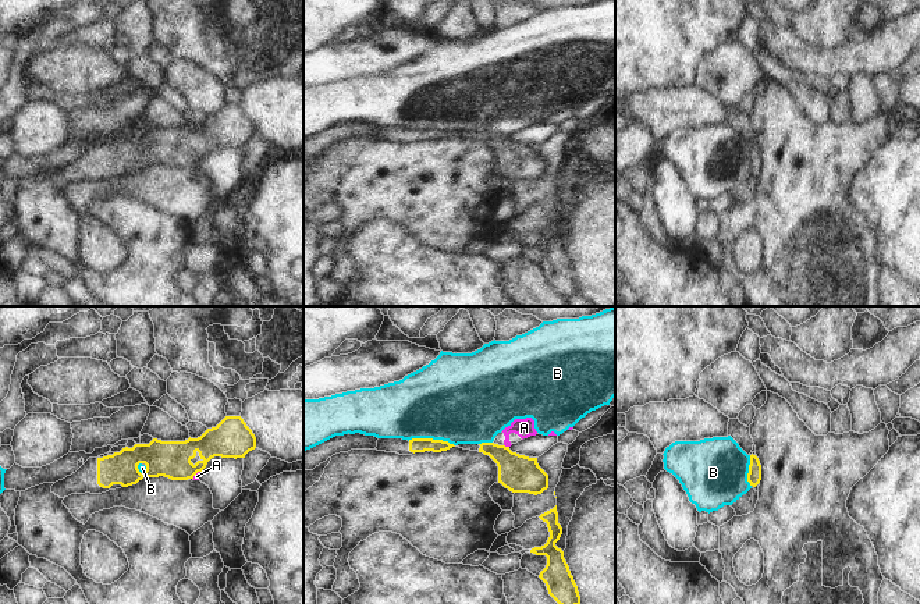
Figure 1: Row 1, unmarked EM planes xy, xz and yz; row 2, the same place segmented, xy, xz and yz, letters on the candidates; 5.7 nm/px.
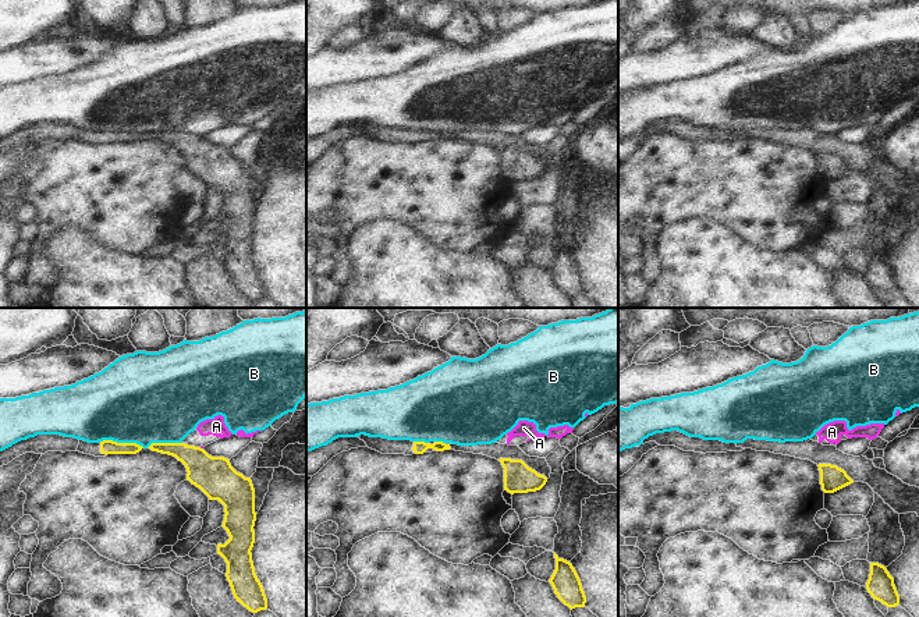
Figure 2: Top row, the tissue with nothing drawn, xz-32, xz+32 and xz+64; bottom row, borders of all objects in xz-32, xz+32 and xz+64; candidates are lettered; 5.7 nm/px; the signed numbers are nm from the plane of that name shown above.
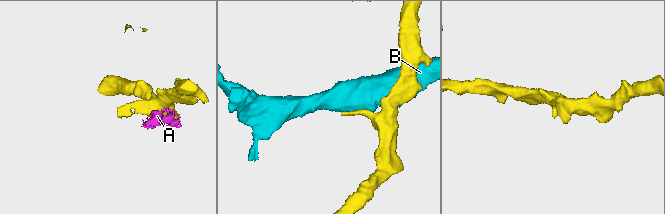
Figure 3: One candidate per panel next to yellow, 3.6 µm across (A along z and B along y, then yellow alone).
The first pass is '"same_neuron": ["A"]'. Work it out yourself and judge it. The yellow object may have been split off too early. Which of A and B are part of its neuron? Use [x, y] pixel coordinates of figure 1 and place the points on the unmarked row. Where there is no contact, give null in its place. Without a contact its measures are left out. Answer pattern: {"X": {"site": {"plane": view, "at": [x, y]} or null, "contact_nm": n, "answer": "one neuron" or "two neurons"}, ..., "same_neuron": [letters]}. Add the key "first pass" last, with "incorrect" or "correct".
{"A": {"site": {"plane": "xz", "at": [507, 135]}, "contact_nm": 40, "answer": "two neurons"}, "B": {"site": {"plane": "xz", "at": [432, 127]}, "contact_nm": 280, "answer": "two neurons"}, "same_neuron": [], "first pass": "incorrect"}

